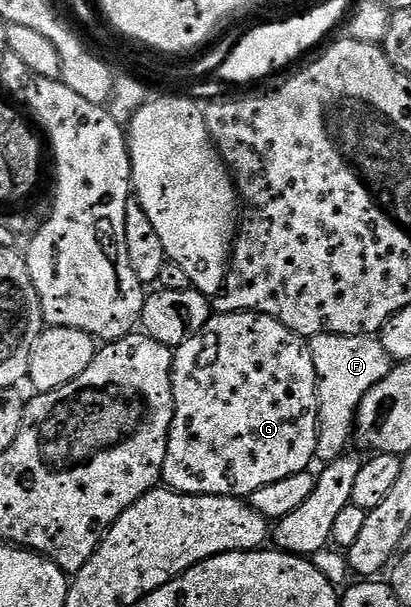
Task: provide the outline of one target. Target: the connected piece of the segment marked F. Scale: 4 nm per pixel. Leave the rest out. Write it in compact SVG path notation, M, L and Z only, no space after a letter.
M314 335L309 346L319 378L319 440L315 457L326 465L342 459L350 448L347 446L353 443L359 406L369 389L390 373L393 360L379 338L369 335Z

